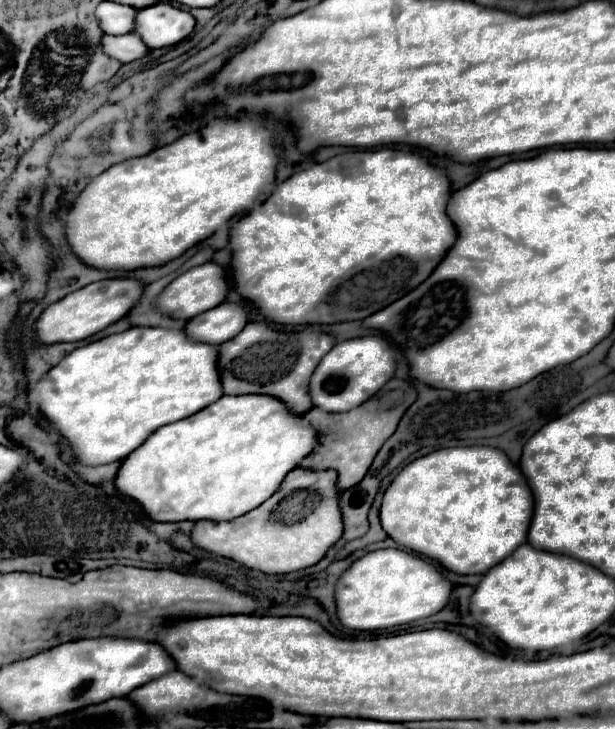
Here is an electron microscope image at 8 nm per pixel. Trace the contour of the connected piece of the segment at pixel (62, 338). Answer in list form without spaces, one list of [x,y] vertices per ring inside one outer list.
[[[108,278],[108,280],[92,282],[92,284],[84,286],[82,290],[68,294],[66,298],[48,306],[42,312],[42,316],[38,318],[38,322],[34,326],[38,342],[44,342],[44,344],[76,342],[76,340],[84,340],[88,336],[104,330],[106,326],[124,318],[138,304],[140,296],[144,294],[144,288],[146,288],[146,284],[142,284],[136,278]]]

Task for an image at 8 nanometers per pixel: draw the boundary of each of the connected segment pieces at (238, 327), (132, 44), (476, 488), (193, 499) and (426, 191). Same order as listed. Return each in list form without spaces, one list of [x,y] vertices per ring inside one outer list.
[[[224,302],[212,310],[194,316],[186,326],[186,334],[202,342],[222,344],[242,332],[242,328],[248,324],[248,316],[250,316],[248,304]]]
[[[126,34],[126,36],[106,36],[102,38],[102,48],[118,58],[120,62],[134,62],[142,60],[150,54],[150,48],[144,44],[144,40],[138,34]]]
[[[462,446],[462,448],[442,448],[442,450],[434,450],[422,458],[416,458],[414,462],[410,462],[408,466],[404,466],[404,470],[394,478],[394,482],[388,486],[388,490],[384,492],[384,500],[382,500],[382,508],[380,508],[380,522],[382,528],[388,532],[388,536],[392,540],[396,540],[398,544],[402,544],[404,548],[412,548],[416,554],[424,554],[428,558],[438,560],[444,568],[456,572],[456,574],[486,574],[492,566],[496,566],[498,562],[502,562],[504,558],[508,558],[518,546],[522,546],[522,542],[526,542],[526,534],[530,528],[530,520],[534,516],[534,494],[526,482],[526,476],[522,474],[522,470],[506,456],[504,450],[500,448],[492,448],[492,446]]]
[[[268,394],[222,396],[208,408],[158,428],[134,454],[126,456],[116,476],[116,486],[126,496],[136,498],[148,516],[158,522],[222,518],[230,520],[258,508],[270,498],[286,474],[308,458],[320,444],[318,432],[304,422],[304,416],[292,414],[284,402]]]
[[[352,150],[314,164],[278,184],[272,196],[230,230],[236,290],[276,324],[336,324],[362,320],[418,288],[454,246],[458,232],[446,214],[452,182],[444,168],[398,150]]]

